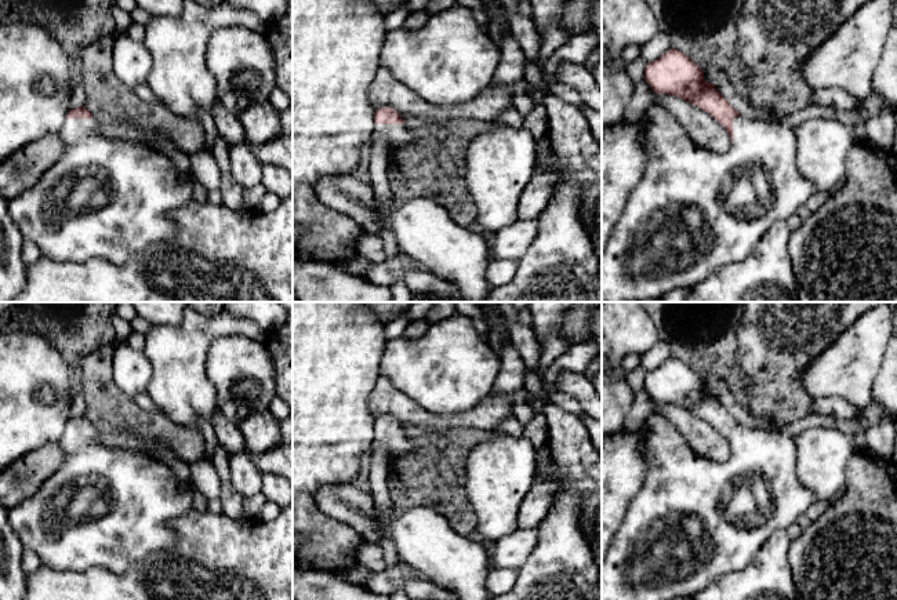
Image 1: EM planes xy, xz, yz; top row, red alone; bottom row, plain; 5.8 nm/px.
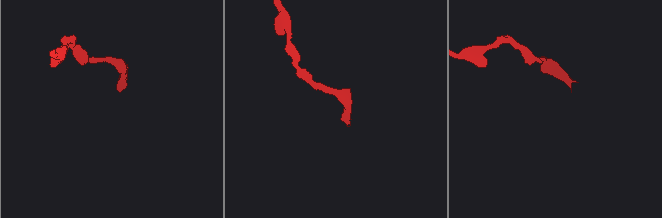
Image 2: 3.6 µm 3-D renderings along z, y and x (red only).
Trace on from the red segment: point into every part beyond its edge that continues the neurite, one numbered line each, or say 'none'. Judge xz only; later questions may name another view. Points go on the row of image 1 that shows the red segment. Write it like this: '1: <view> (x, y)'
1: xz (396, 135)

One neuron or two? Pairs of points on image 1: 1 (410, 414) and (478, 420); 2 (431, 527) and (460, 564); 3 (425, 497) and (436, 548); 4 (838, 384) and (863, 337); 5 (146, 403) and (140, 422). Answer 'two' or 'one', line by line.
1: one
2: one
3: two
4: one
5: two

